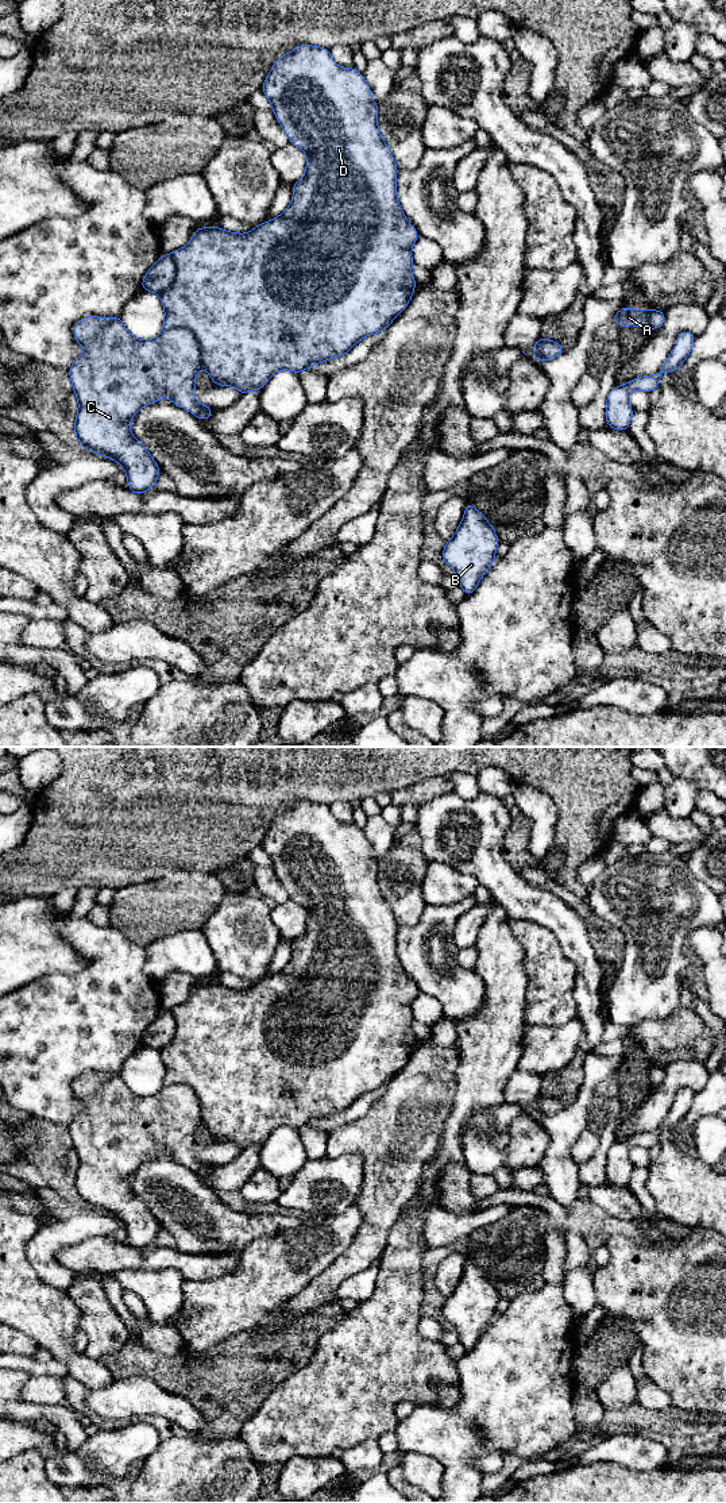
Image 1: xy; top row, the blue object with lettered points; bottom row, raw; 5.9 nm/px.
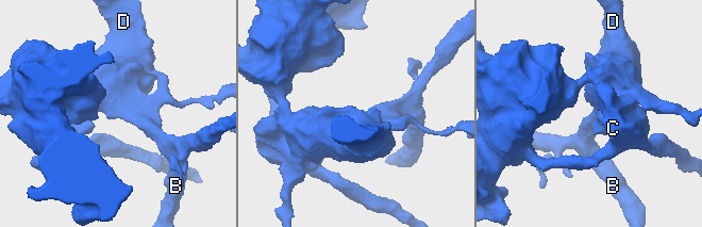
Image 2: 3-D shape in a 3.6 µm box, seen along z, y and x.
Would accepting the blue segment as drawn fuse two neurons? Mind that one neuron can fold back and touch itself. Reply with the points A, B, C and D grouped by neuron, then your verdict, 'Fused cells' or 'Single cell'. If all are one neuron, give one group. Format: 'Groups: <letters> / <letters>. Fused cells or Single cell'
Groups: A B C D. Single cell

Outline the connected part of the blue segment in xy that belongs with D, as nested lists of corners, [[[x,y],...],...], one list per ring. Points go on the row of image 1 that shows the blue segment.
[[[300,45],[290,53],[278,58],[266,80],[262,90],[269,99],[273,112],[282,126],[290,143],[306,153],[306,169],[301,180],[293,189],[293,200],[286,211],[270,221],[255,226],[251,232],[236,234],[220,227],[200,227],[190,242],[173,251],[163,254],[147,271],[142,280],[142,289],[161,296],[165,308],[163,331],[154,339],[140,340],[132,336],[124,327],[120,317],[100,319],[99,316],[86,316],[77,321],[73,335],[81,346],[84,355],[78,357],[67,370],[73,384],[73,392],[78,401],[78,412],[74,417],[74,436],[80,444],[94,454],[108,456],[116,460],[127,474],[128,487],[132,493],[142,494],[154,487],[161,469],[150,455],[147,448],[134,438],[130,429],[131,419],[140,408],[150,402],[161,401],[169,397],[177,406],[193,413],[200,420],[208,420],[213,408],[200,404],[193,397],[196,374],[204,367],[217,386],[235,386],[240,394],[259,389],[262,390],[271,375],[279,370],[301,373],[312,365],[327,362],[328,359],[347,354],[359,340],[375,335],[391,324],[391,321],[409,305],[414,294],[416,280],[412,275],[412,247],[418,238],[418,231],[408,221],[397,199],[397,173],[394,157],[383,140],[378,128],[378,103],[371,99],[371,90],[362,73],[355,68],[340,68],[331,57],[329,49],[310,45]]]

